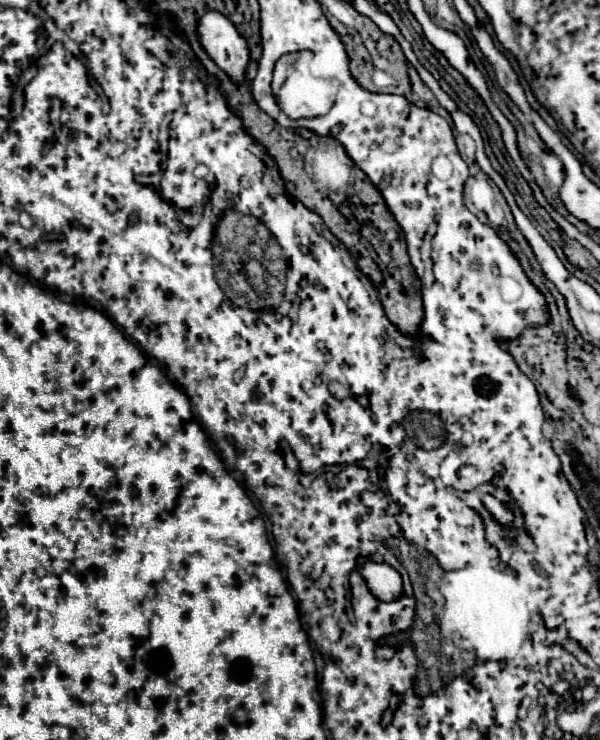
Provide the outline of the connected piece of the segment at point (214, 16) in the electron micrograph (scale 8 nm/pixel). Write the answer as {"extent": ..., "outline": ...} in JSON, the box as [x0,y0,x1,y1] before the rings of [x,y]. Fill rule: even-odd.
{"extent":[196,11,250,83],"outline":[[[208,11],[208,15],[198,19],[196,35],[208,57],[232,79],[232,83],[244,83],[250,51],[234,23],[226,15],[220,15],[220,11]]]}

